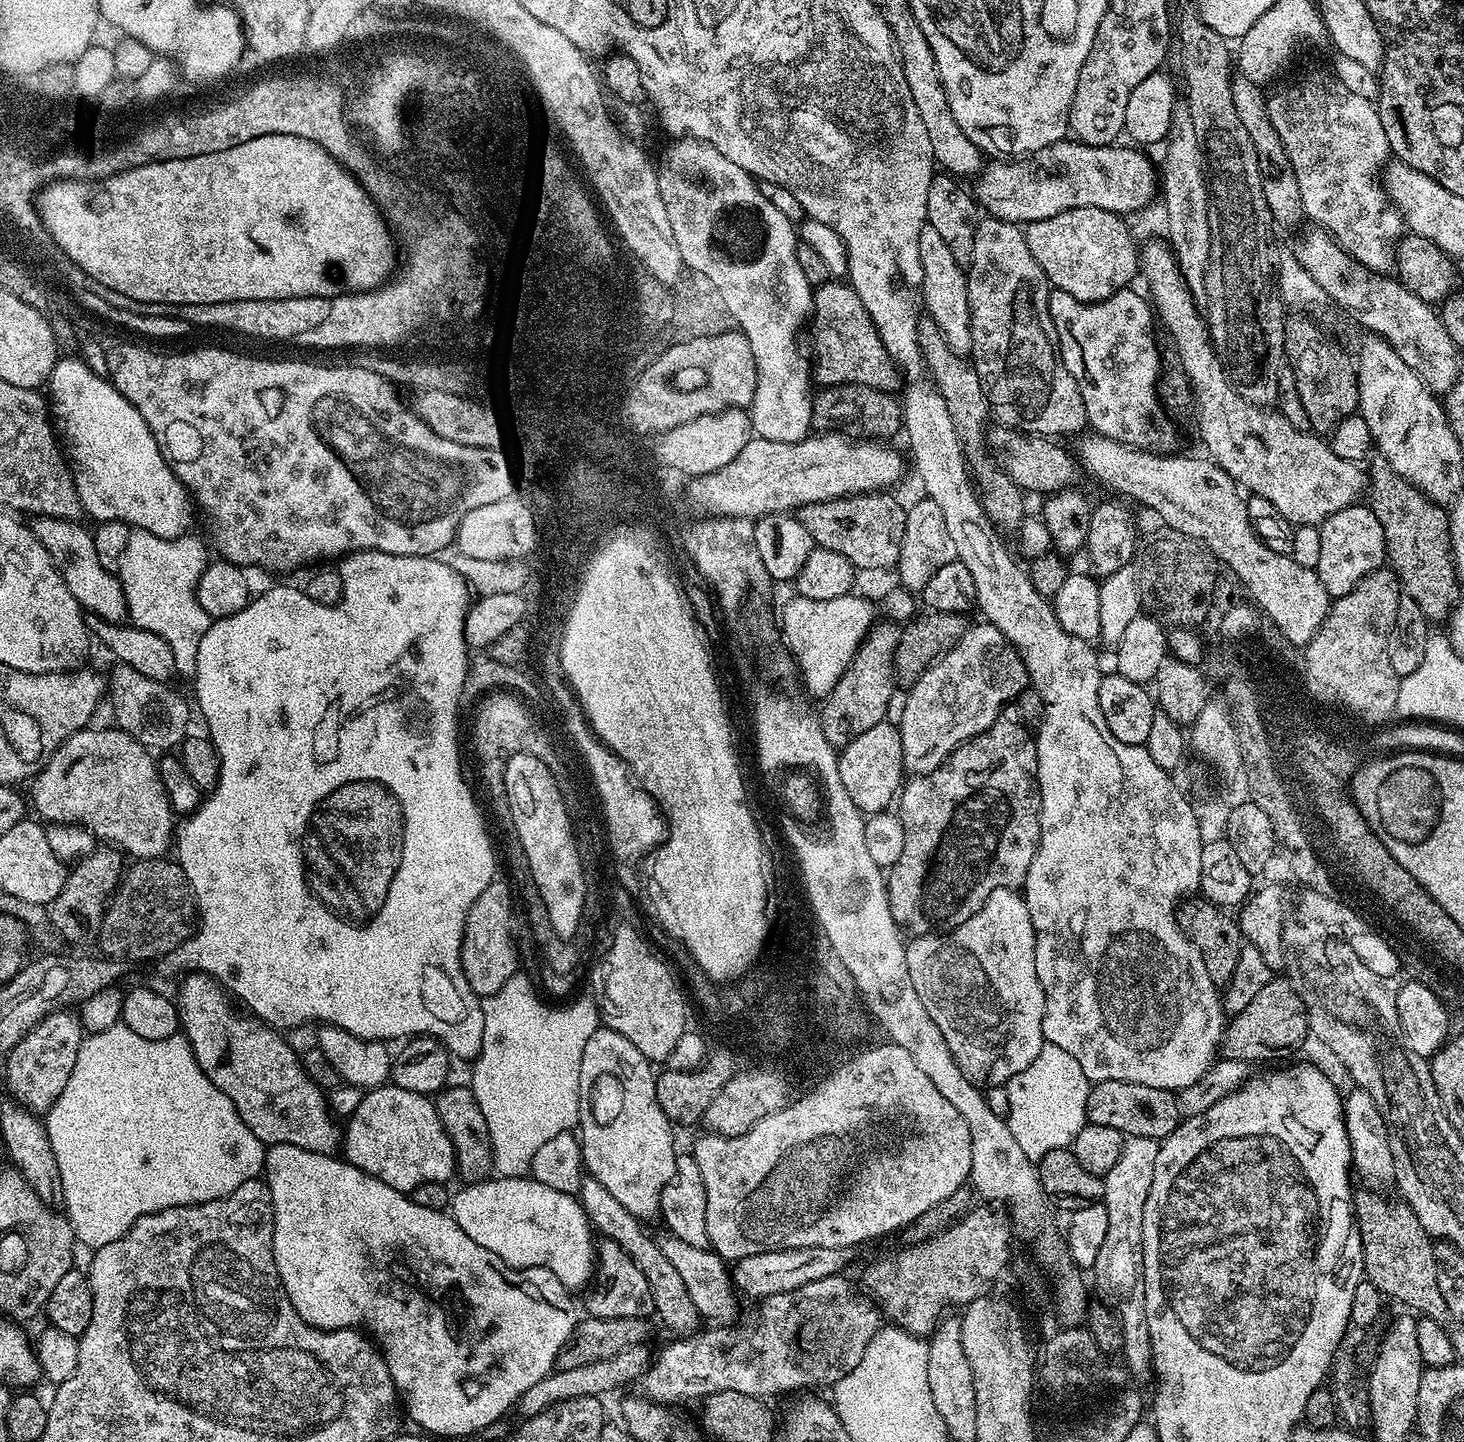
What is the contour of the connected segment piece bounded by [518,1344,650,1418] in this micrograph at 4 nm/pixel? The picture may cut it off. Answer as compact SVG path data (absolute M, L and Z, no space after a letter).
M635 1344L630 1350L622 1350L622 1354L609 1360L590 1362L590 1366L577 1366L575 1370L553 1370L538 1382L534 1382L534 1386L530 1386L530 1390L526 1390L522 1394L522 1398L518 1402L518 1412L520 1408L521 1417L527 1418L542 1414L542 1410L554 1406L560 1400L582 1398L583 1396L603 1397L603 1392L608 1392L611 1388L618 1388L627 1380L634 1379L635 1376L636 1379L643 1377L644 1373L648 1371L650 1363L648 1350L643 1344Z

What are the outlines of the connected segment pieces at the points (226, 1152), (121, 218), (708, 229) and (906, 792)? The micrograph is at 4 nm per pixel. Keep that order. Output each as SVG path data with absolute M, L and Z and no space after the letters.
M123 1022L102 1030L85 1035L82 1046L78 1050L78 1062L74 1062L74 1074L70 1074L70 1082L66 1082L66 1090L58 1096L54 1106L46 1113L46 1127L53 1147L54 1157L58 1162L58 1171L61 1174L61 1190L63 1192L62 1208L66 1213L70 1226L74 1230L77 1241L84 1244L88 1250L95 1250L122 1238L146 1214L161 1212L167 1208L177 1208L187 1204L205 1204L211 1200L220 1200L229 1196L238 1186L257 1179L264 1171L264 1154L266 1146L254 1134L250 1134L250 1126L242 1122L238 1110L234 1110L234 1102L206 1078L206 1074L198 1066L194 1058L194 1050L190 1046L187 1036L177 1034L170 1038L151 1040L142 1038L142 1034L134 1034Z
M266 134L264 137L254 138L252 141L242 142L241 145L232 146L230 149L218 149L206 154L198 154L188 158L174 158L173 160L154 161L146 165L138 165L128 168L125 172L114 173L112 177L105 180L55 180L50 184L45 184L39 189L35 199L36 211L40 213L40 220L44 223L45 230L53 236L54 242L60 248L61 253L67 259L72 260L88 276L93 276L97 282L110 290L118 291L120 294L128 295L138 302L186 304L186 303L218 303L230 302L231 300L242 299L288 299L295 296L324 296L333 298L340 293L366 292L374 288L379 288L385 281L393 275L394 269L398 264L398 244L390 231L388 221L384 219L381 209L376 201L369 196L367 190L361 185L355 176L343 167L334 157L331 156L322 146L310 138L295 137L294 134Z
M676 138L671 141L672 145L661 154L660 160L658 159L658 167L656 169L656 177L658 178L658 190L662 194L662 202L666 202L666 215L670 217L670 230L674 230L674 242L678 242L678 250L682 254L684 259L684 267L691 268L699 273L705 273L707 277L711 277L711 280L715 281L717 288L720 288L720 292L723 292L724 300L727 300L728 307L732 309L732 313L736 316L739 322L739 331L744 333L744 337L748 340L748 345L750 346L750 354L752 355L752 363L754 365L754 383L756 389L754 390L754 398L752 399L750 405L750 413L752 412L752 428L753 433L756 436L761 436L767 440L773 440L774 442L798 442L799 440L804 440L810 435L810 429L813 427L812 422L812 397L814 395L814 380L810 375L810 360L807 355L804 356L800 353L800 348L796 345L796 339L800 336L800 327L807 325L809 323L810 317L812 315L812 297L814 295L814 285L806 278L806 274L802 274L802 268L798 266L798 258L796 257L796 250L798 247L798 234L794 229L793 221L786 218L786 214L782 214L782 210L778 210L778 206L774 206L774 202L770 202L766 199L763 194L761 185L748 173L746 170L742 170L742 166L737 166L736 163L730 162L730 158L726 158L726 154L722 154L719 150L715 148L714 145L708 144L704 140L694 140L691 138Z
M1001 718L993 722L990 727L987 728L982 734L978 734L973 740L968 740L964 744L960 744L951 754L947 760L942 762L942 766L938 766L932 772L927 772L925 776L912 776L911 778L903 781L902 787L898 793L898 815L902 822L902 830L906 834L906 842L902 846L902 858L898 858L898 862L887 873L886 887L888 890L888 901L890 902L890 914L894 914L894 922L905 933L911 934L913 937L926 936L935 933L937 930L947 930L949 928L957 928L962 926L962 922L966 922L966 918L970 918L970 914L977 912L982 905L986 902L986 898L990 898L990 894L994 894L996 888L1014 888L1017 890L1023 889L1024 879L1026 878L1026 870L1030 870L1030 862L1034 858L1034 854L1038 850L1040 845L1040 783L1036 775L1038 774L1038 758L1036 757L1036 741L1033 733L1029 731L1027 727L1019 719L1013 718L1013 720L1007 720L1007 718Z

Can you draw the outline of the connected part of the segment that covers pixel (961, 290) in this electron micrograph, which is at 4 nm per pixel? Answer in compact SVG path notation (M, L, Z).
M924 227L918 238L918 254L922 262L922 304L927 315L936 323L938 330L946 338L946 346L956 356L967 357L972 350L972 315L968 301L967 271L954 262L950 246L938 235L938 230Z

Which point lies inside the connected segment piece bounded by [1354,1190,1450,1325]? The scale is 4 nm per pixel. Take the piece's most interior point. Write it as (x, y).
(1399, 1256)

